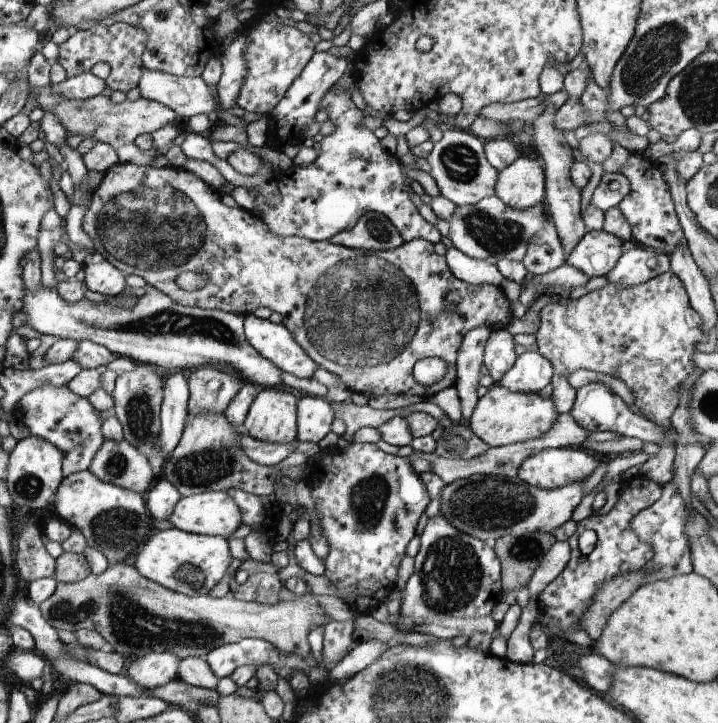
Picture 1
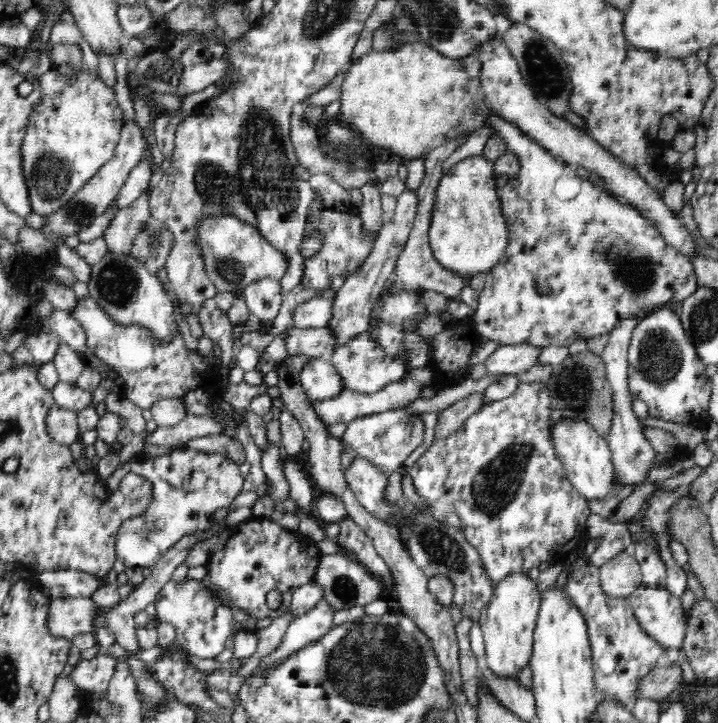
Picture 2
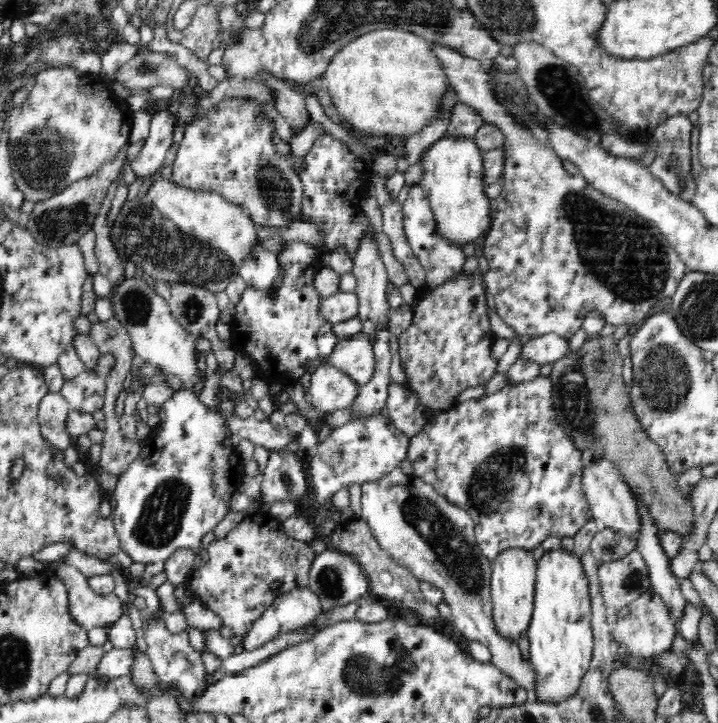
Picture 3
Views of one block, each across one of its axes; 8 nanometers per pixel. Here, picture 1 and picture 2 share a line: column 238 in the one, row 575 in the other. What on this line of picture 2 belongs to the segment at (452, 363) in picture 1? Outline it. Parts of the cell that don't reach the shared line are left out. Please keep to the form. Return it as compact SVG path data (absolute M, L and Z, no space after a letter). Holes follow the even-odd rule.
M253 518L234 527L224 548L212 552L206 566L208 573L206 580L214 588L222 588L222 591L228 590L230 600L234 600L238 608L242 608L239 611L240 614L247 612L257 619L266 618L266 616L274 619L288 611L292 596L297 589L314 580L321 556L312 538L308 538L308 536L301 534L299 531L286 531L278 524L271 522L270 519ZM272 590L278 590L282 595L281 604L275 610L266 605L268 604L267 594Z

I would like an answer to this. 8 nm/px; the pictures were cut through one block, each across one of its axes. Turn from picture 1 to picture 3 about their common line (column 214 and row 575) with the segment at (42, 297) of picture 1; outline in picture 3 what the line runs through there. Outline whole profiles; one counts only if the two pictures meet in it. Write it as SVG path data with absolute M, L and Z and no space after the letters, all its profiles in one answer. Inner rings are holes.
M331 547L314 557L309 570L308 588L320 598L324 611L362 600L364 594L370 592L368 578L361 566L350 555Z

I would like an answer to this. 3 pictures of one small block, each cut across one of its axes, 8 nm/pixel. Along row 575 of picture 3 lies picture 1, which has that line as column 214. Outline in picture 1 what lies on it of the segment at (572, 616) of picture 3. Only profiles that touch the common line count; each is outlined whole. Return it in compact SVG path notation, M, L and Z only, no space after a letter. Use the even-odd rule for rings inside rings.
M180 529L155 531L153 536L141 546L131 563L141 576L188 597L209 595L209 591L226 575L233 560L225 537L194 535Z

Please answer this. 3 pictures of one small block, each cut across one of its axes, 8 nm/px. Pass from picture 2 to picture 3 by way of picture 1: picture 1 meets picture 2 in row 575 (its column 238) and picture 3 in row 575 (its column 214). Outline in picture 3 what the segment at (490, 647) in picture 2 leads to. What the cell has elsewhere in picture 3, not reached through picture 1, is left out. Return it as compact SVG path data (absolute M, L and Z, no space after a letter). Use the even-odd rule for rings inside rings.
M518 546L496 554L496 558L491 561L491 567L492 616L496 630L503 638L517 643L518 638L527 632L532 620L537 562L532 551Z

